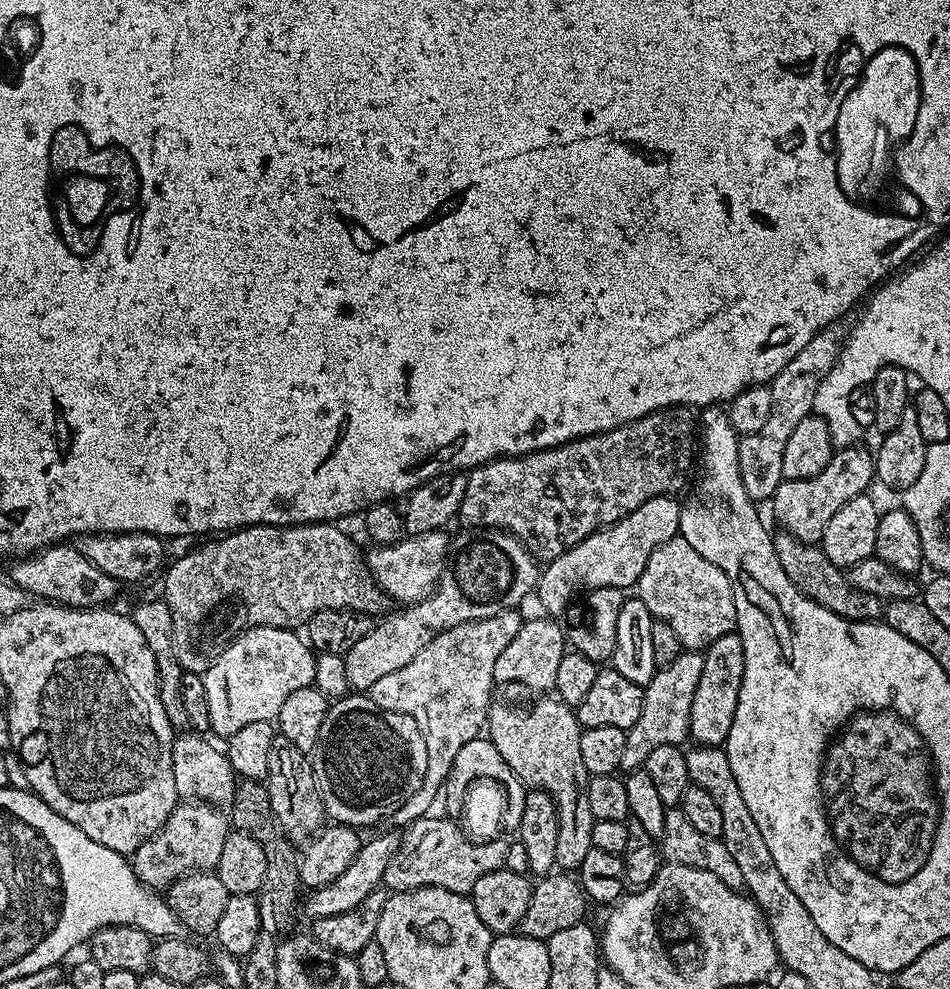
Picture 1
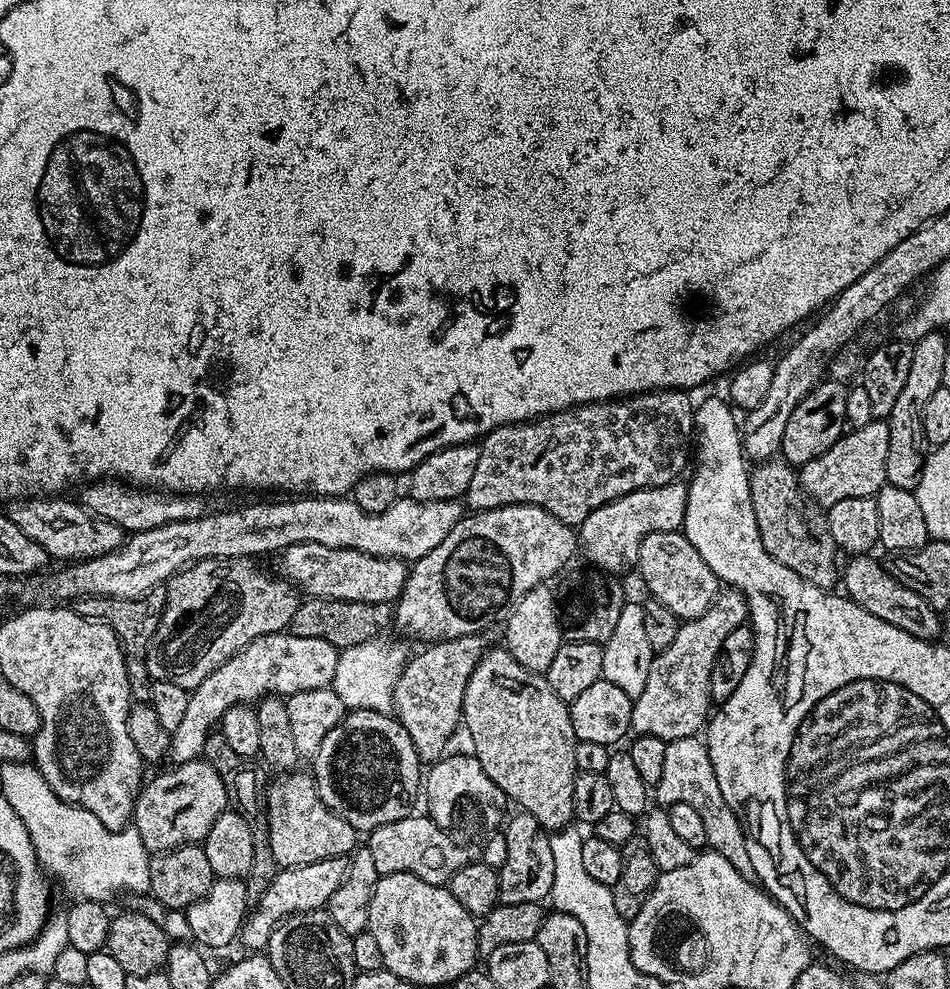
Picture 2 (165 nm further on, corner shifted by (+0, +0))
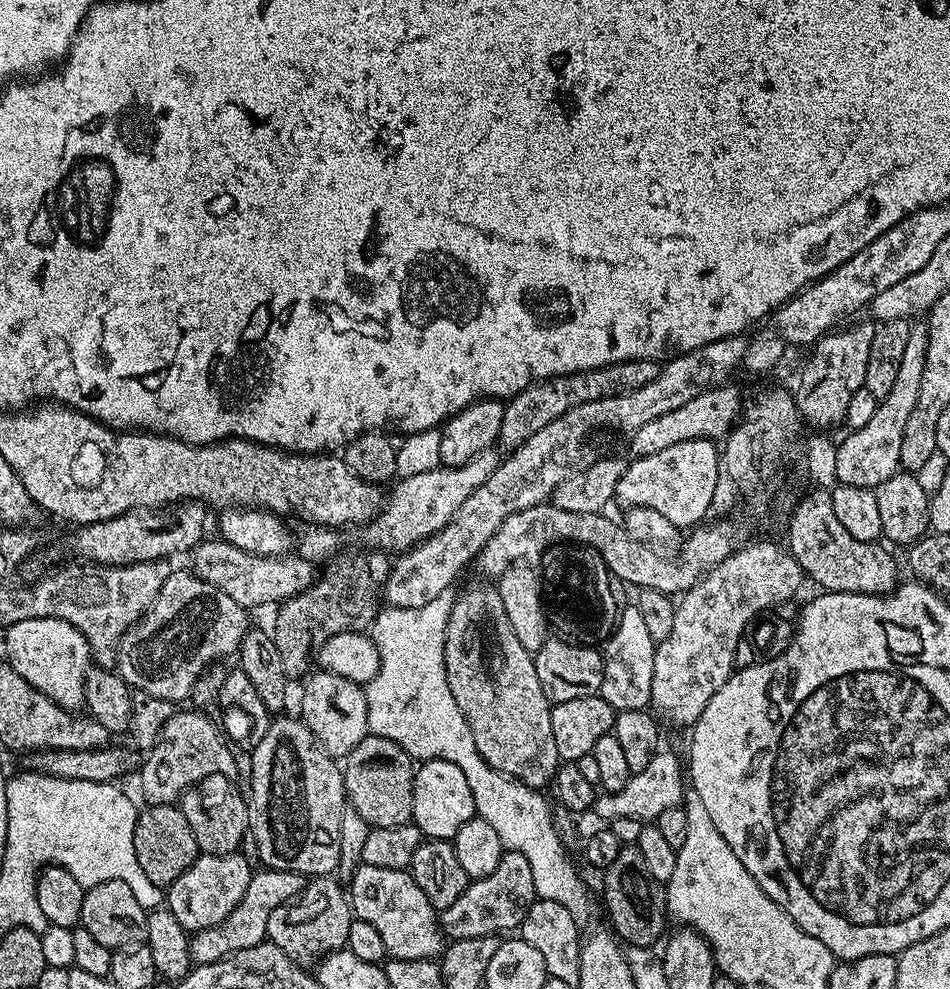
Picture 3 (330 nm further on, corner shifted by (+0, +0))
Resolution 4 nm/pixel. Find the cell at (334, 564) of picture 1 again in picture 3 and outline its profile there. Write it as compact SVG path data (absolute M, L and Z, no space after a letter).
M174 570L168 575L166 582L162 582L162 590L158 590L158 594L154 598L152 605L140 615L136 623L131 624L131 626L120 635L120 640L116 644L115 671L128 683L129 689L146 691L148 694L152 694L157 698L168 699L173 702L180 702L180 700L187 701L192 695L192 687L198 678L198 674L202 674L202 670L206 670L209 664L223 661L225 659L223 656L228 656L231 652L233 655L233 653L239 649L242 638L246 635L250 627L248 616L250 616L249 609L242 607L238 602L234 602L234 598L230 598L230 594L222 594L222 590L218 590L210 582L198 578L195 572L191 570L185 570L185 572Z

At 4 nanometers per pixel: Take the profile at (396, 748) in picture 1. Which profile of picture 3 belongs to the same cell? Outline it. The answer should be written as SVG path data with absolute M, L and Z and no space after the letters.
M369 735L348 756L343 757L344 794L347 803L366 818L368 827L402 826L412 819L414 761L390 738Z

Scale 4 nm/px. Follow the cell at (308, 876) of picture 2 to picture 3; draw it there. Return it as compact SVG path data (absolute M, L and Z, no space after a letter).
M264 868L253 871L250 886L246 886L246 894L242 894L242 902L238 902L238 906L234 906L234 910L230 910L230 914L226 914L226 918L218 922L218 926L191 933L190 958L193 965L213 964L234 955L238 950L250 950L250 946L265 943L268 935L266 918L270 918L274 906L282 906L295 900L305 883L305 877L290 870Z

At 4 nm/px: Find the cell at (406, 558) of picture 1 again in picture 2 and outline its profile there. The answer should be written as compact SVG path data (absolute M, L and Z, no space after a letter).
M302 542L279 553L279 571L308 598L349 600L373 606L391 605L400 599L400 592L410 571L409 565L398 558L362 554L362 550L327 548L314 542Z

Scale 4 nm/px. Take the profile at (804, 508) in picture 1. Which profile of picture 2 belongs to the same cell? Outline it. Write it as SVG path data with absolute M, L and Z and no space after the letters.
M873 418L866 426L845 431L826 454L814 458L814 462L799 465L798 475L802 490L808 499L827 510L842 498L875 497L888 483L886 478L886 453L890 451L890 430L887 420Z

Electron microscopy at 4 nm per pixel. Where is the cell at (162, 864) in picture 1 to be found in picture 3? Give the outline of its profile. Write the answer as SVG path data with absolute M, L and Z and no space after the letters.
M187 711L174 712L144 756L144 765L140 768L140 792L148 799L149 805L176 804L185 788L207 776L222 774L227 780L237 779L237 753L232 753L224 745L219 730L208 721L211 719L205 713Z

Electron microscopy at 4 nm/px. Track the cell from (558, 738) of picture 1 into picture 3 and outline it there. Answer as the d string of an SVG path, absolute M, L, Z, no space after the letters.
M476 584L452 600L446 626L444 665L450 694L454 694L454 702L458 702L458 710L462 710L470 726L470 734L474 734L474 746L478 746L486 763L513 780L521 780L528 788L544 790L547 784L549 787L562 763L558 746L554 746L554 729L550 726L552 704L546 694L542 694L542 682L538 682L533 653L518 642L510 626L510 618L506 618L506 606L502 606L499 587Z

